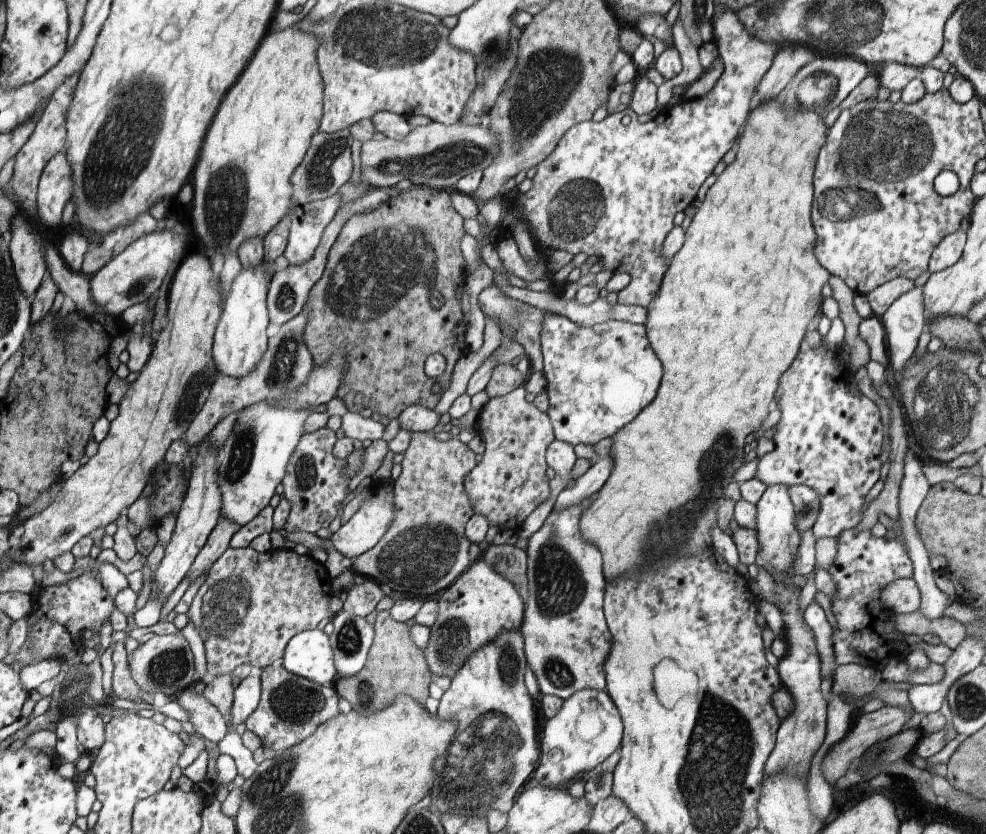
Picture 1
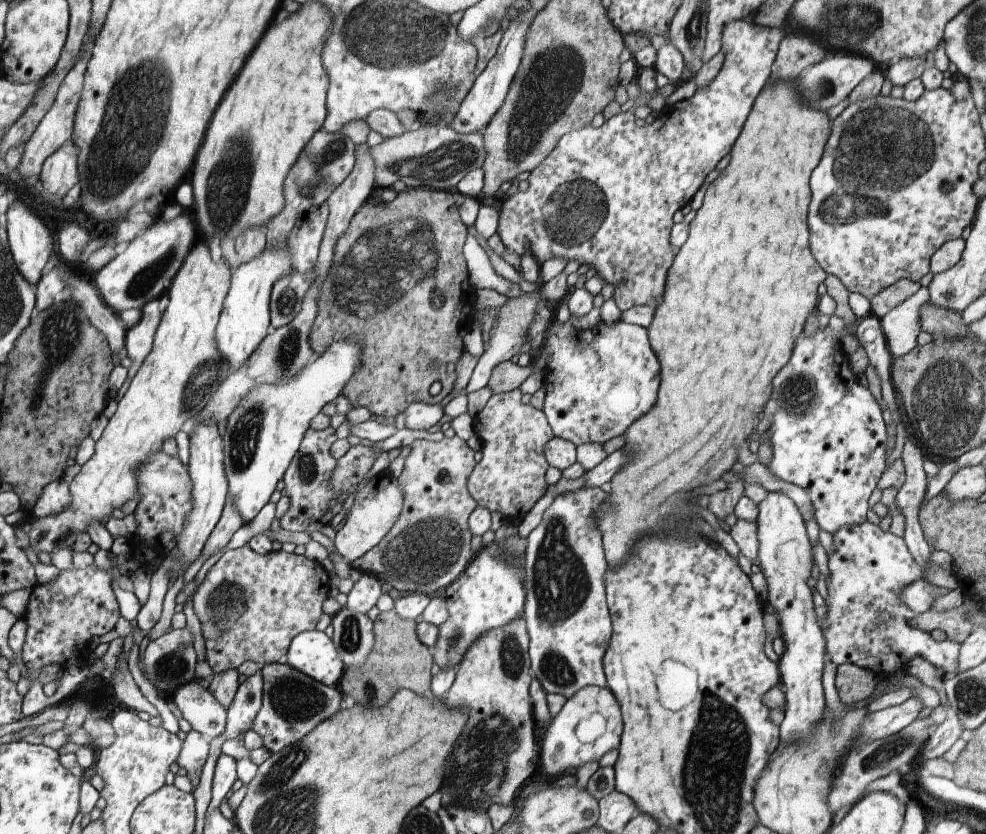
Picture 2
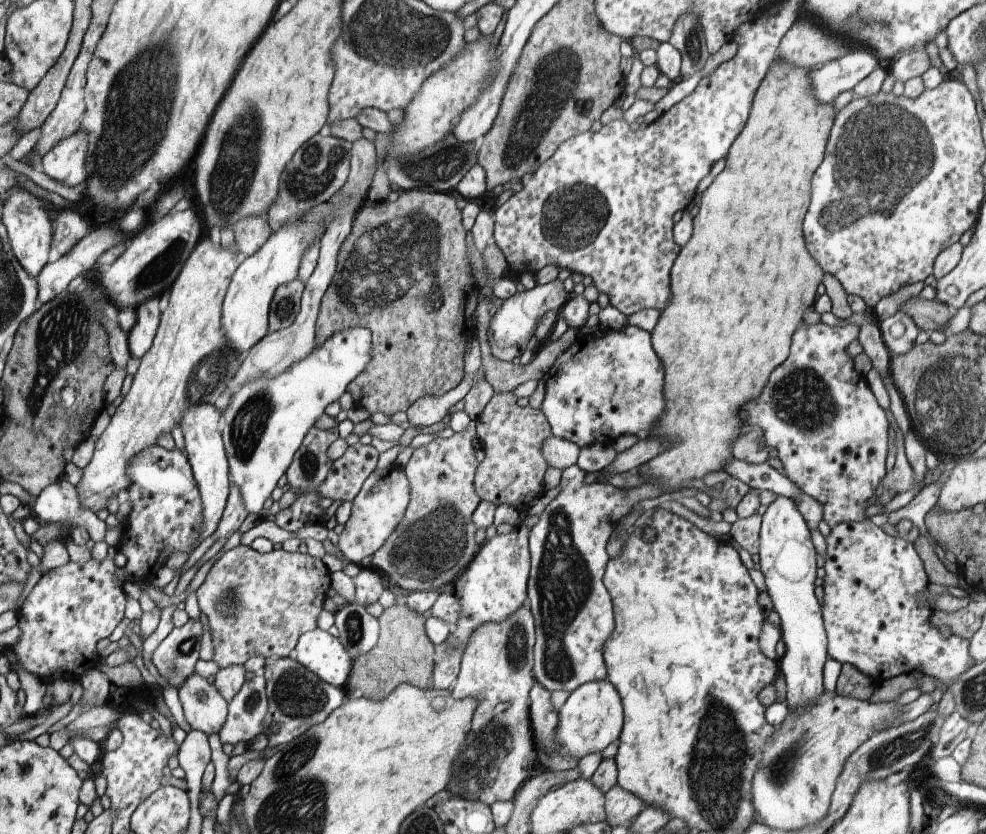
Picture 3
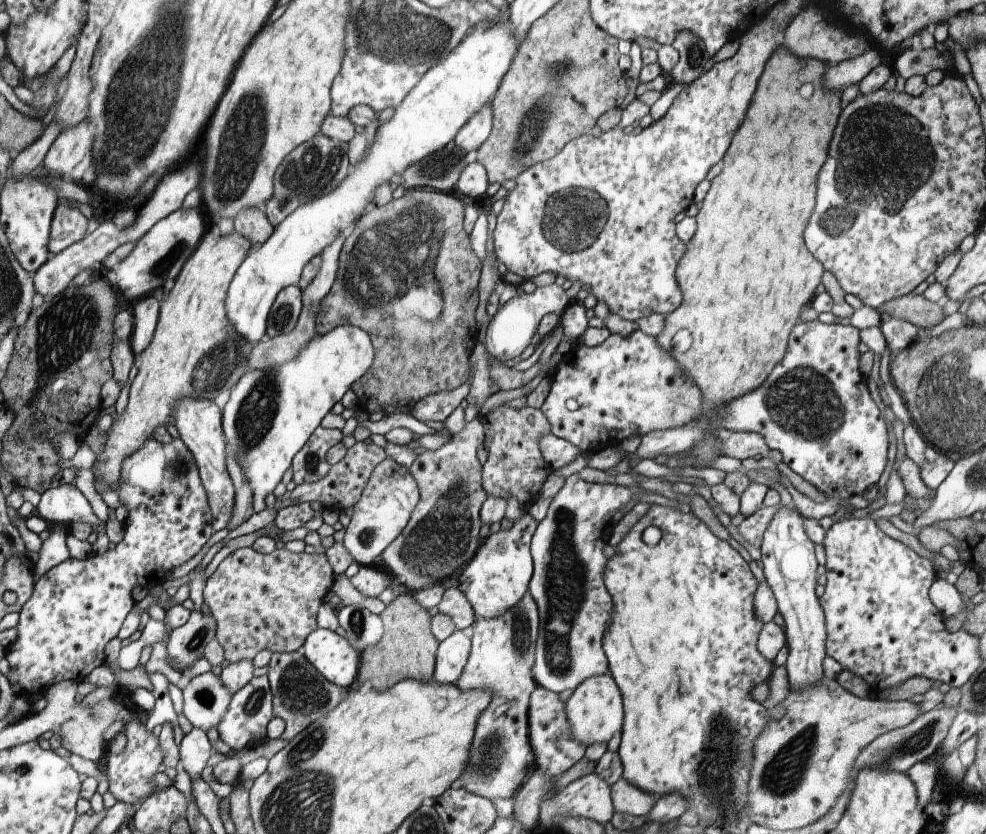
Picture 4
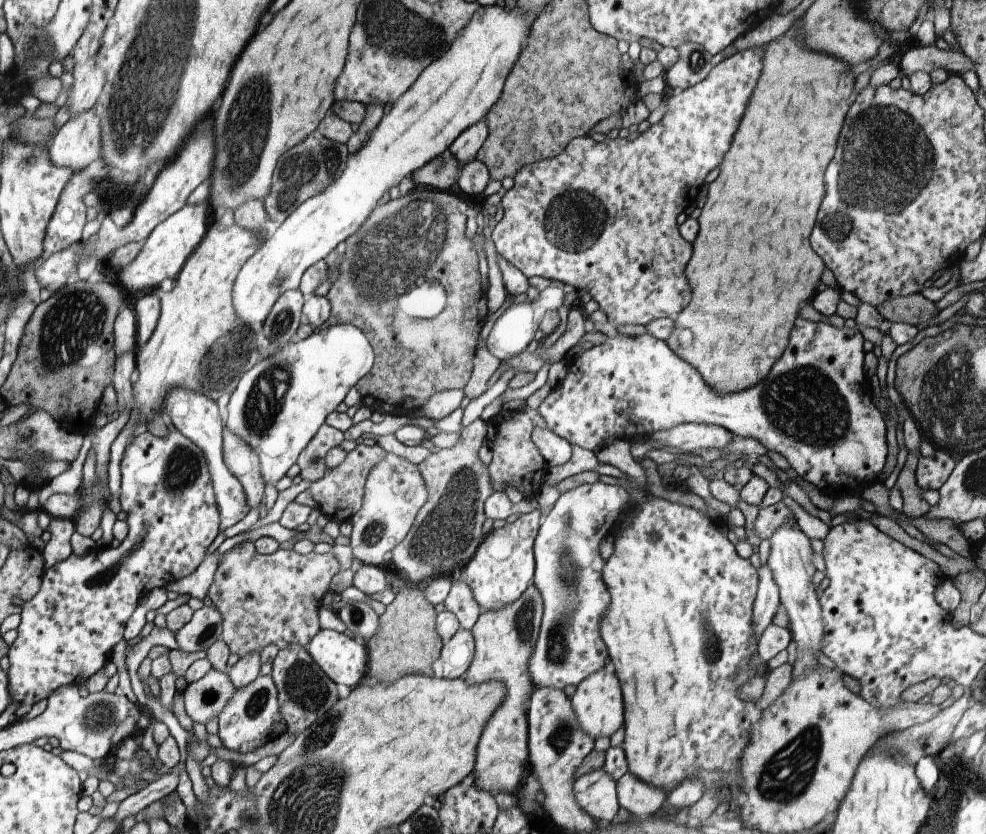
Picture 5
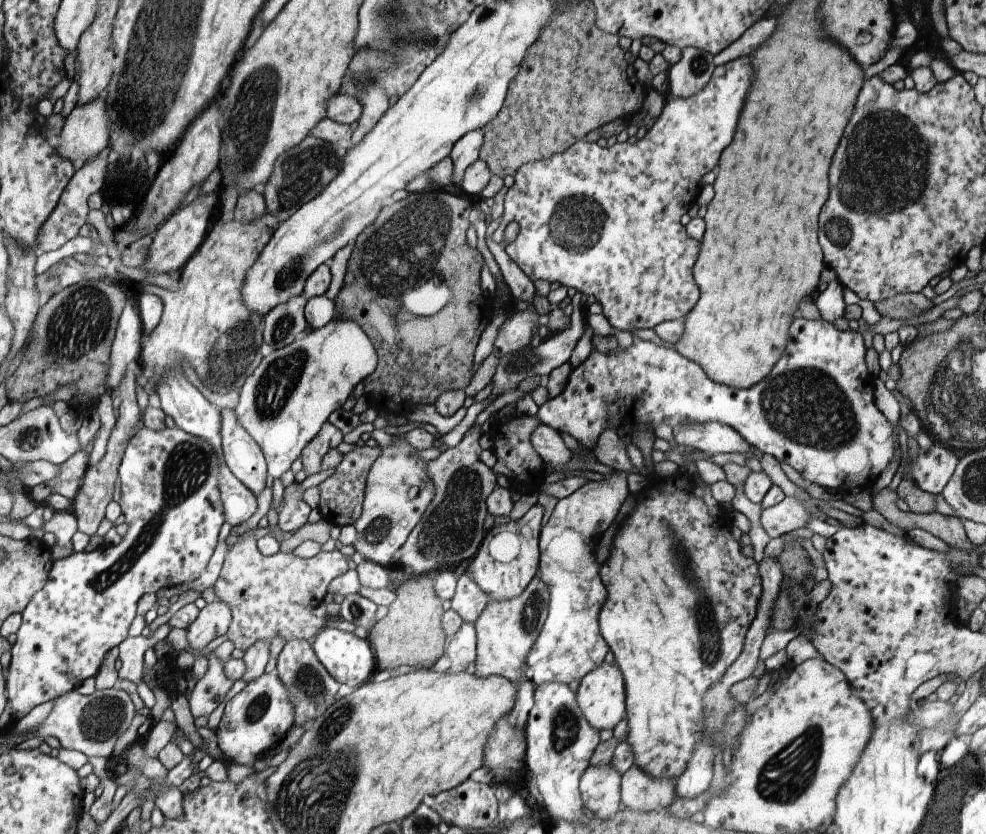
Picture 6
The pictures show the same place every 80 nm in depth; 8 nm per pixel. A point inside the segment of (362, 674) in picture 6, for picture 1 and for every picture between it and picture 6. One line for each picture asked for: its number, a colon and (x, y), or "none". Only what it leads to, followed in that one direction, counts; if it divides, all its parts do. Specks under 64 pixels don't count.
1: (309, 655)
2: (312, 652)
3: (319, 651)
4: (334, 657)
5: (344, 659)

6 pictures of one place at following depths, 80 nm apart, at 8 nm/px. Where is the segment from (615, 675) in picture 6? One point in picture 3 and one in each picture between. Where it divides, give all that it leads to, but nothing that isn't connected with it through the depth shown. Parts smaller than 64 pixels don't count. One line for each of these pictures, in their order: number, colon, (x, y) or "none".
3: (592, 717)
4: (594, 710)
5: (597, 702)

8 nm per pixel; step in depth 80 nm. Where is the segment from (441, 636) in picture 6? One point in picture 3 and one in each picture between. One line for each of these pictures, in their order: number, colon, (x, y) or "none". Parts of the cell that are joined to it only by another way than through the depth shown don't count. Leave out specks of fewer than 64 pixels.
3: (404, 654)
4: (407, 649)
5: (407, 643)

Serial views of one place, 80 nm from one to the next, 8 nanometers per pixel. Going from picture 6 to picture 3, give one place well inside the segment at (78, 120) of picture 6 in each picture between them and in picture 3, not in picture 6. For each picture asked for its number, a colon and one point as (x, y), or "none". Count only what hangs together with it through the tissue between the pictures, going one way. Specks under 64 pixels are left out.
3: (65, 162)
4: (70, 155)
5: (77, 142)

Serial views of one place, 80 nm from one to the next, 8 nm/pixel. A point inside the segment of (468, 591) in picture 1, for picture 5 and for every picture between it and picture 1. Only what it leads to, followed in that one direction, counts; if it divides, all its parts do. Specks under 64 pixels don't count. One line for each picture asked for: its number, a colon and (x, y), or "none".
2: (490, 592)
3: (494, 585)
4: (497, 578)
5: (503, 566)

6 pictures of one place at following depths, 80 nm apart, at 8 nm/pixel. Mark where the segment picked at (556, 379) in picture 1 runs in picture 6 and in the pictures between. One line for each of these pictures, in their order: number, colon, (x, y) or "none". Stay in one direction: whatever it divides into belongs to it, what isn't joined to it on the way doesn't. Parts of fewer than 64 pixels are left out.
2: (597, 382)
3: (601, 388)
4: (627, 385)
5: (815, 407)
6: (815, 410)

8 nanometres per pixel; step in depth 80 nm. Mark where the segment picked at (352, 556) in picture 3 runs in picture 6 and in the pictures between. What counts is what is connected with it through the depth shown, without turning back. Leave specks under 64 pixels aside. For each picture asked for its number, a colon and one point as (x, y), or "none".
4: (384, 508)
5: (395, 491)
6: (398, 491)

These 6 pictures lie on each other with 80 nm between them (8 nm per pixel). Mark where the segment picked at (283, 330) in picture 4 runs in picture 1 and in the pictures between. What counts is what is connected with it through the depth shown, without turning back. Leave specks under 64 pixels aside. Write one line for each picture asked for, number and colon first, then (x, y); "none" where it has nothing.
1: (290, 286)
2: (287, 296)
3: (285, 306)

